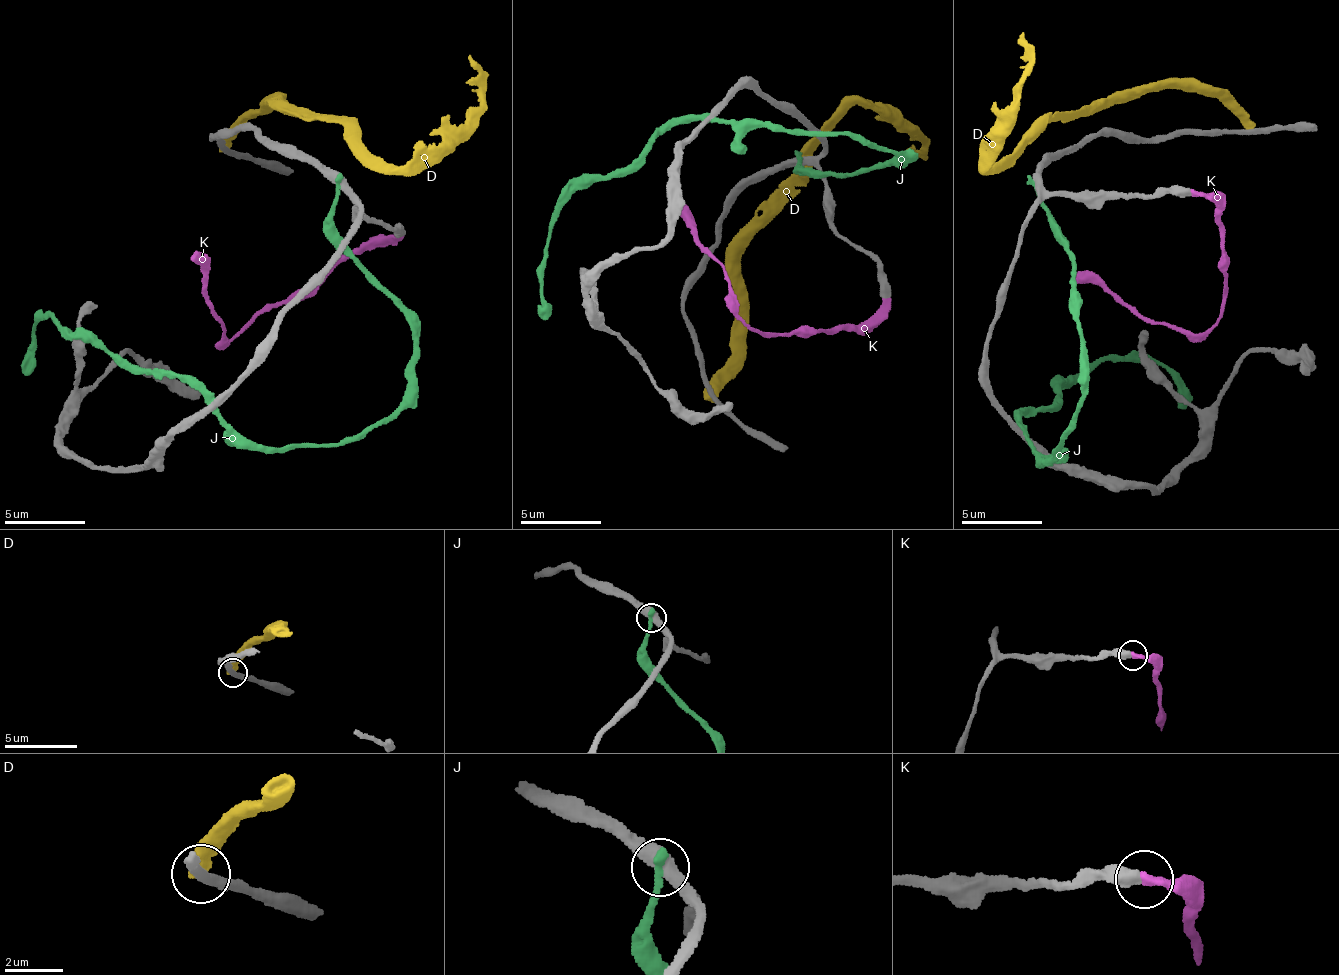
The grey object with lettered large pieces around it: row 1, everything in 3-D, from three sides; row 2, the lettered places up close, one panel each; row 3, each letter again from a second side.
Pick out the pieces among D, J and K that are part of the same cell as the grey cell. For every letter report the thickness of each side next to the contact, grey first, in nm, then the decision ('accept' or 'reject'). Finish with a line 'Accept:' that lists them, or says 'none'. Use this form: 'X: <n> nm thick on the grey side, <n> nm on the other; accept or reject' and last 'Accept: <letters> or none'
D: 280 nm thick on the grey side, 480 nm on the other; reject
J: 480 nm thick on the grey side, 320 nm on the other; reject
K: 500 nm thick on the grey side, 400 nm on the other; accept
Accept: K

